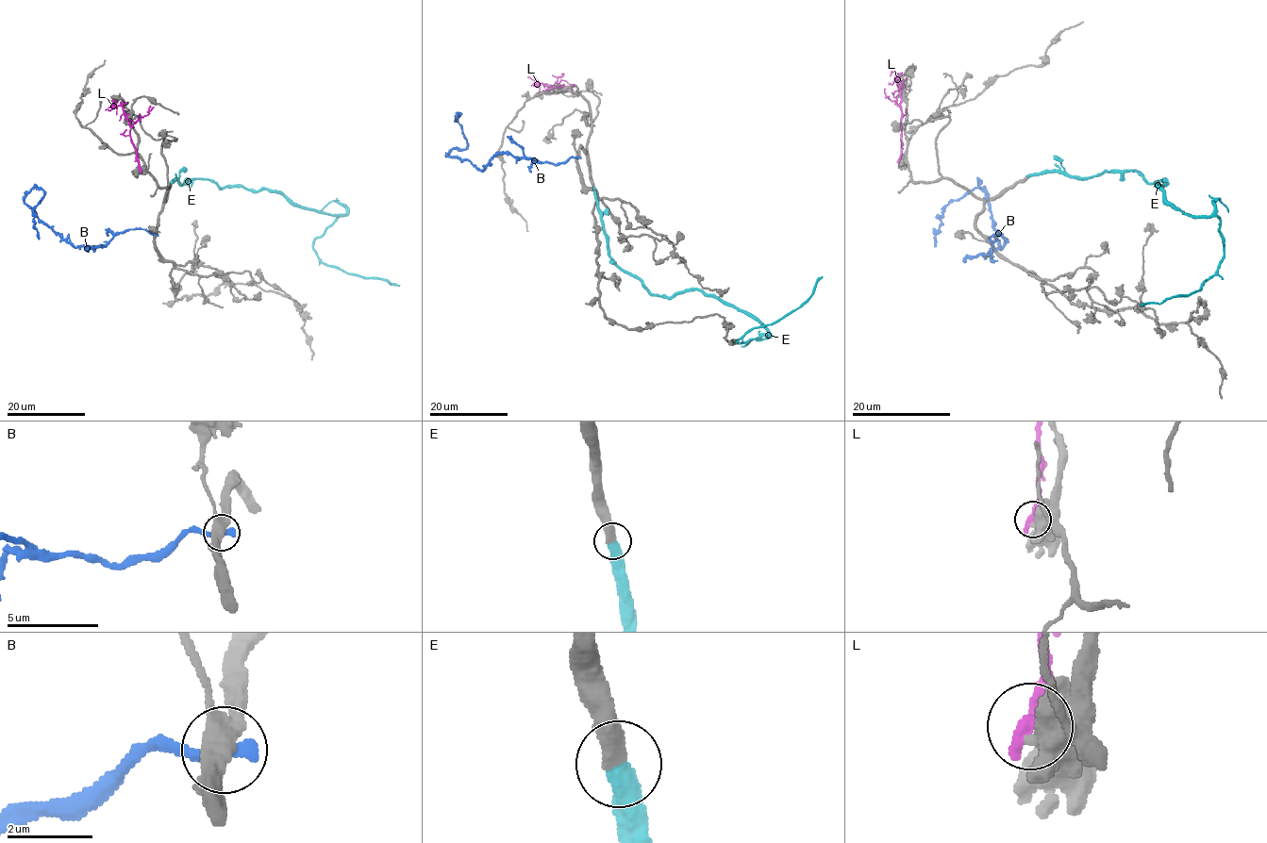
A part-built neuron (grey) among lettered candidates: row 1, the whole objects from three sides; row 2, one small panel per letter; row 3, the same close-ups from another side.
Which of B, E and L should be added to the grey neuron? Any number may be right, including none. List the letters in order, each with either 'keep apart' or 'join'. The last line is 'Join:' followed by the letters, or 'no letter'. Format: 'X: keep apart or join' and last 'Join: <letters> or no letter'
B: keep apart
E: join
L: keep apart
Join: E

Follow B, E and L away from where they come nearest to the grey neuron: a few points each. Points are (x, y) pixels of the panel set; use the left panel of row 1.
B: (155, 234), (129, 229), (105, 244), (74, 247), (24, 201), (35, 188), (44, 194), (34, 208), (39, 239)
E: (171, 184), (209, 178), (221, 189), (279, 191), (301, 206), (345, 215), (313, 242), (318, 257), (399, 286)
L: (141, 170), (126, 114), (120, 106), (105, 110)

